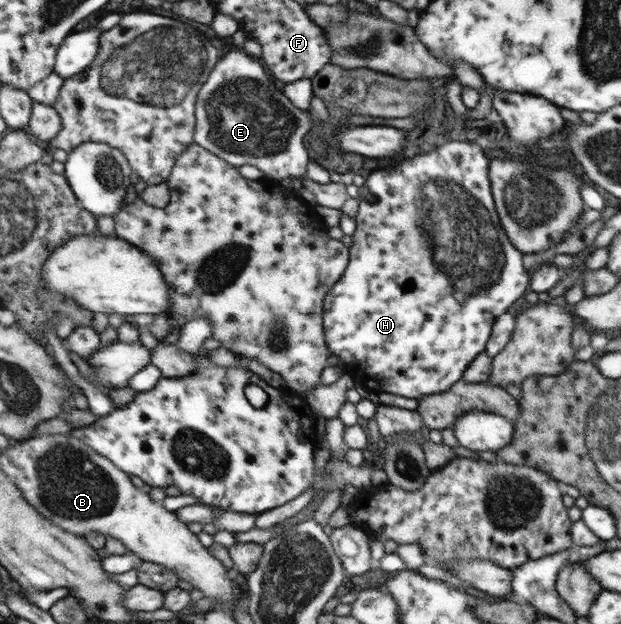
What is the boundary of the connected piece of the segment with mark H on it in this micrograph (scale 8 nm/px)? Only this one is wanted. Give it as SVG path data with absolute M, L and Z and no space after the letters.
M450 140L445 145L436 147L431 153L405 159L401 163L395 163L395 167L391 169L371 172L366 178L364 192L358 197L358 212L354 217L356 229L349 239L350 265L346 267L343 279L339 279L339 283L330 289L331 299L327 299L327 343L331 343L331 355L338 355L347 374L354 378L363 393L387 392L419 401L425 395L447 391L455 382L463 379L463 373L469 363L479 353L486 351L486 344L493 335L495 321L507 313L507 309L527 291L530 279L525 266L525 254L509 243L510 238L497 217L497 205L494 203L493 189L489 189L490 177L487 177L487 169L490 169L489 159L485 157L481 146L475 142Z

